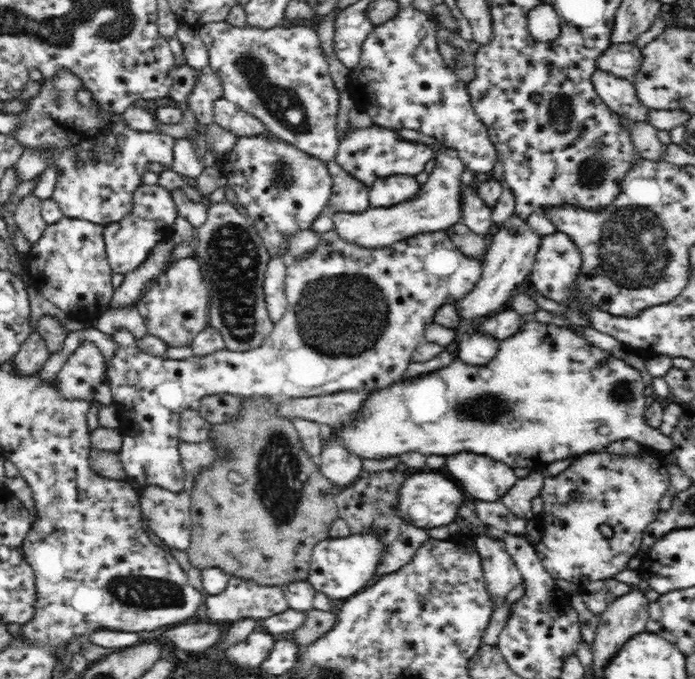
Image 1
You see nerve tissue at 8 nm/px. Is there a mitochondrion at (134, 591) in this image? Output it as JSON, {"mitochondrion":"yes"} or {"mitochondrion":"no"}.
{"mitochondrion":"yes"}

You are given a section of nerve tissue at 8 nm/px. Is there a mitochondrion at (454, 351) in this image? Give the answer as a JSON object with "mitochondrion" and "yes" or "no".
{"mitochondrion":"no"}

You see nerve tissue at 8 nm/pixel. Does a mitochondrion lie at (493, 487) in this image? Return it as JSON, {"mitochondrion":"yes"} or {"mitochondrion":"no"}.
{"mitochondrion":"no"}

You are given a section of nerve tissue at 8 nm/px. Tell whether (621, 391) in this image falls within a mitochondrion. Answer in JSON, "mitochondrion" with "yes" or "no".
{"mitochondrion":"yes"}

